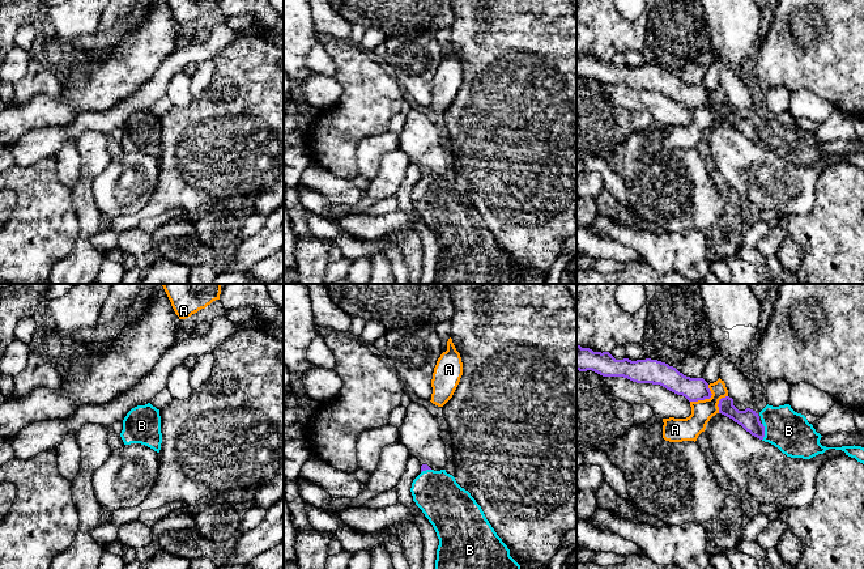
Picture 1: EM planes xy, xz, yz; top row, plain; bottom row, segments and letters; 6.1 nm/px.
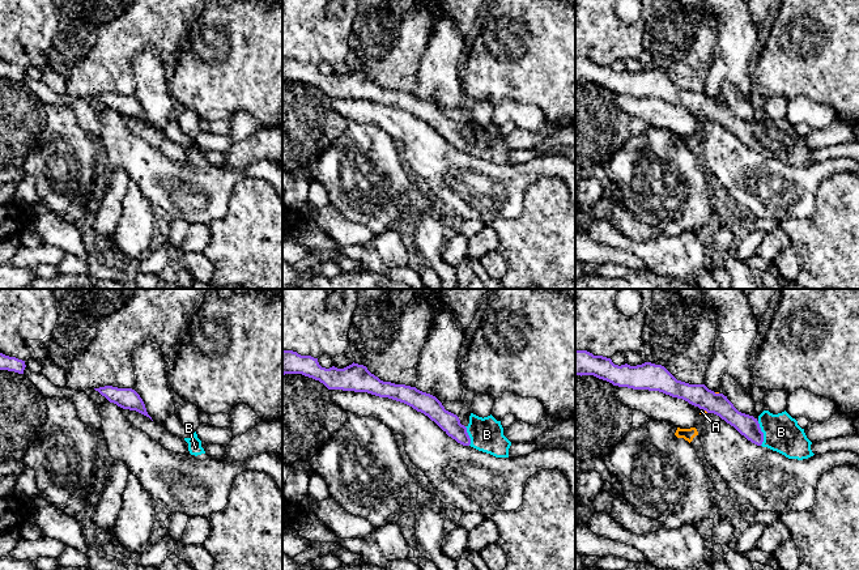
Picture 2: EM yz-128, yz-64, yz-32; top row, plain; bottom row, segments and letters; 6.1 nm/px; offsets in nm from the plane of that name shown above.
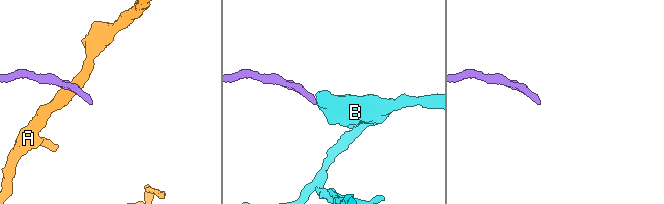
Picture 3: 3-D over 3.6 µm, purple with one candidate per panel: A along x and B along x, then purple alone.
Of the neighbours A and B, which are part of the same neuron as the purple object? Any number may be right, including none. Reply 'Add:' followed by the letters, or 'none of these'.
Add: B

